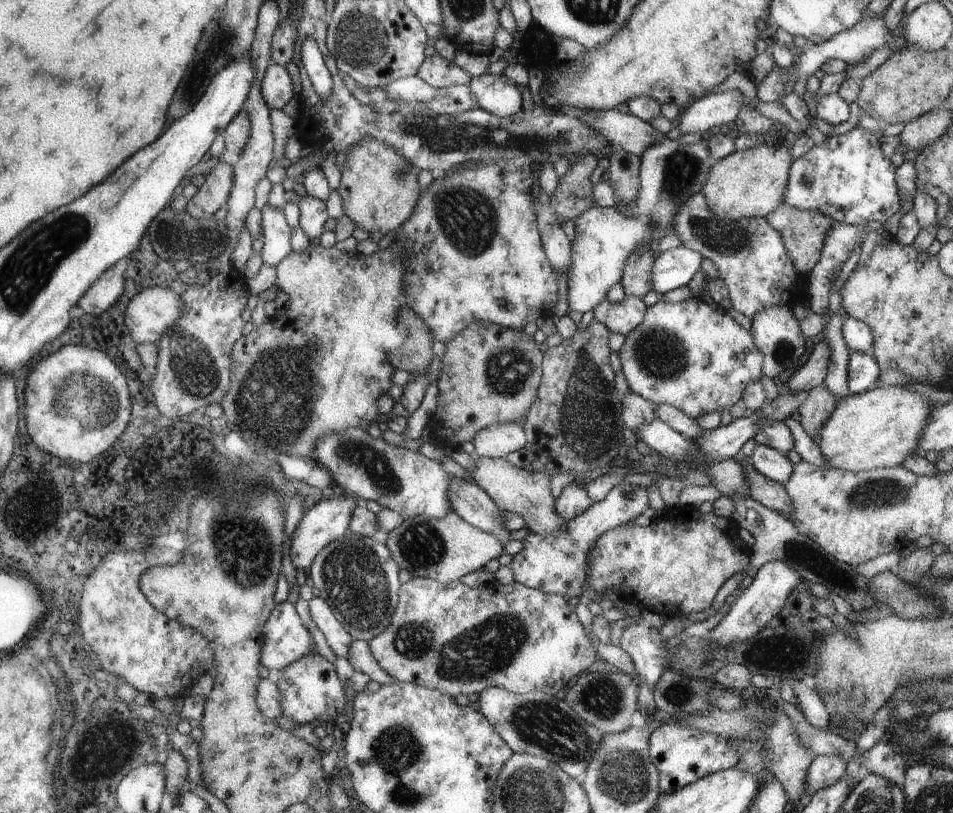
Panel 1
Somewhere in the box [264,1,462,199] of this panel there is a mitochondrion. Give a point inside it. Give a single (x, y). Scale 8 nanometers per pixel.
(361, 39)

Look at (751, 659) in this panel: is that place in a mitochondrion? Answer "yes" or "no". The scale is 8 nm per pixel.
yes

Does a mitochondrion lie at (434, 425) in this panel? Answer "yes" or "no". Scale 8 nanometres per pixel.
no

